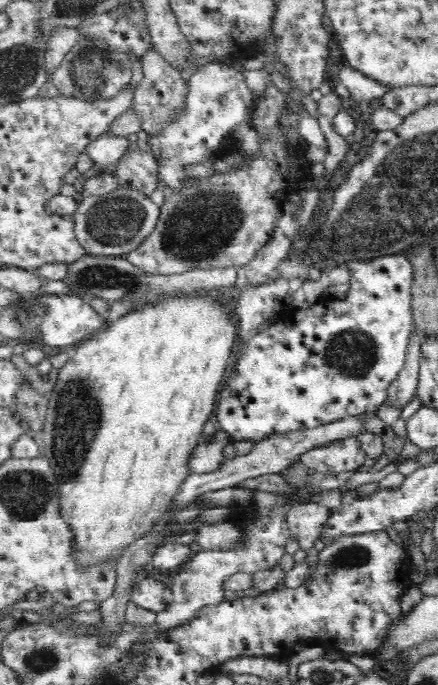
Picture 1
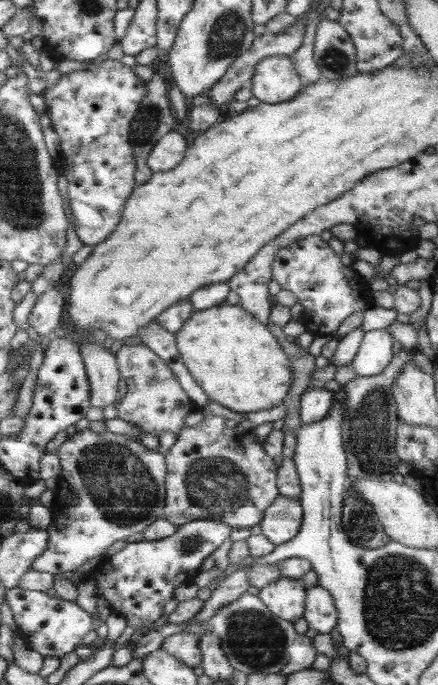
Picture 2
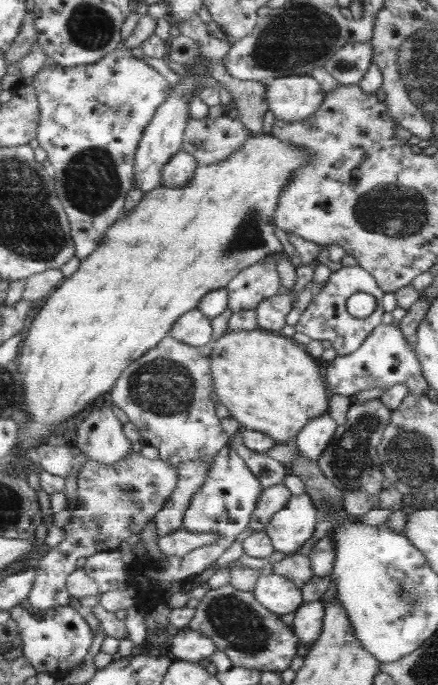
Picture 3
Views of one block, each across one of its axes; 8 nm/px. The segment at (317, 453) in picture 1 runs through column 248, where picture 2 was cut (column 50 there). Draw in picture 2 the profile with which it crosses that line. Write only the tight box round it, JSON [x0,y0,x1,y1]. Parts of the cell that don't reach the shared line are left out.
[32,429,168,574]

